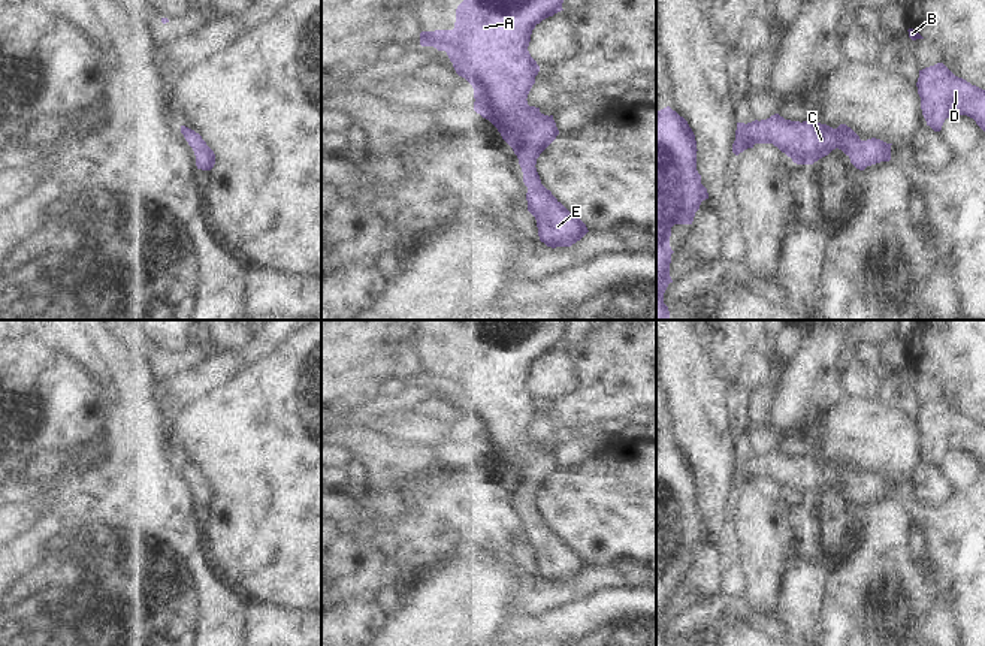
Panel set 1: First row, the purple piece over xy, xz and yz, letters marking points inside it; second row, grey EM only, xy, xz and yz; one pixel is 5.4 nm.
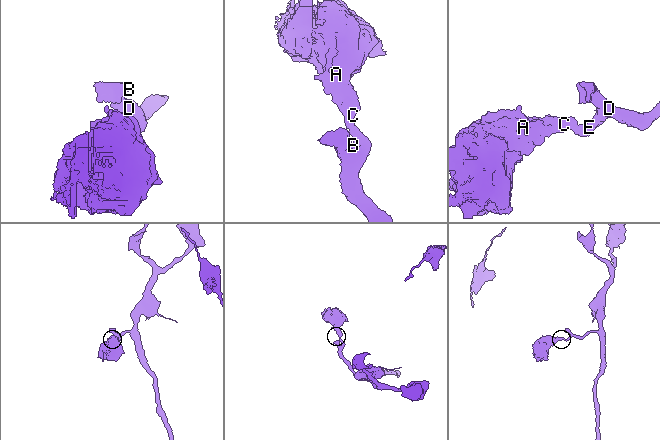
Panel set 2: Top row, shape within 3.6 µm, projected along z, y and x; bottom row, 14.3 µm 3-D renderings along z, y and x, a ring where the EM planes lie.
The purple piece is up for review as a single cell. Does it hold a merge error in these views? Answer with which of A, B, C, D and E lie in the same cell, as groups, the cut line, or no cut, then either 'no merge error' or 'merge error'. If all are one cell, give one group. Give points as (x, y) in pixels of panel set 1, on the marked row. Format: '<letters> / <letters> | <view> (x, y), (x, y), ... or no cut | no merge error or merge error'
A B C D E | no cut | no merge error

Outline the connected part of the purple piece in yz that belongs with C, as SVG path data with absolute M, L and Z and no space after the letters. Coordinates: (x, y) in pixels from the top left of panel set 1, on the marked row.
M779 114L747 124L737 123L732 153L738 156L744 150L753 148L755 144L773 144L797 164L813 164L839 148L859 170L889 162L892 145L876 138L861 141L846 124L833 129L812 120L803 123L785 120Z

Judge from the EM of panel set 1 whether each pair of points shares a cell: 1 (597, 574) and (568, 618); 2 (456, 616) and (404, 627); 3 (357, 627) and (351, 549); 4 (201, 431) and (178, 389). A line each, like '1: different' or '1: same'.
1: different
2: same
3: same
4: different

